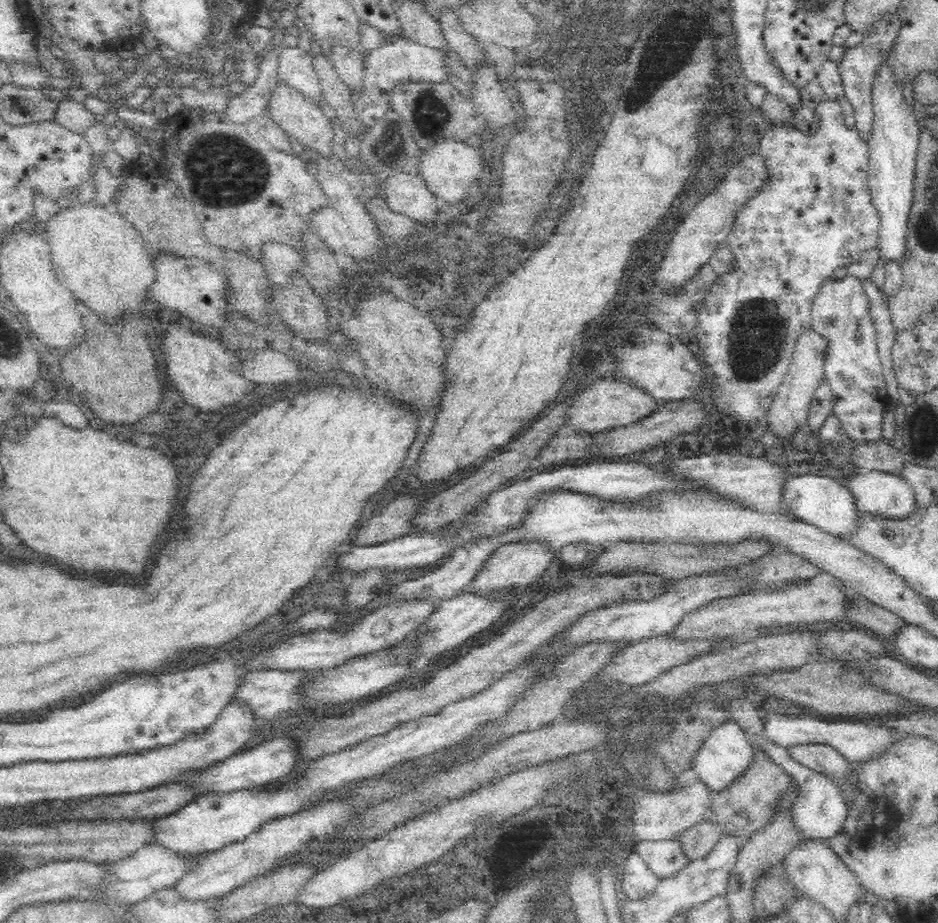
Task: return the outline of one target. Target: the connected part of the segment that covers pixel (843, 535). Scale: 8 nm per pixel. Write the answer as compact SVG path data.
M801 475L792 477L788 482L788 505L806 523L815 525L819 530L850 542L862 534L862 521L856 496L849 486L835 478L819 475Z

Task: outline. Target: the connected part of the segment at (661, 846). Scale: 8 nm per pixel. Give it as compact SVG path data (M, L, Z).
M672 839L643 840L635 846L646 866L656 876L668 876L676 868L682 868L688 859L680 853L678 843Z

